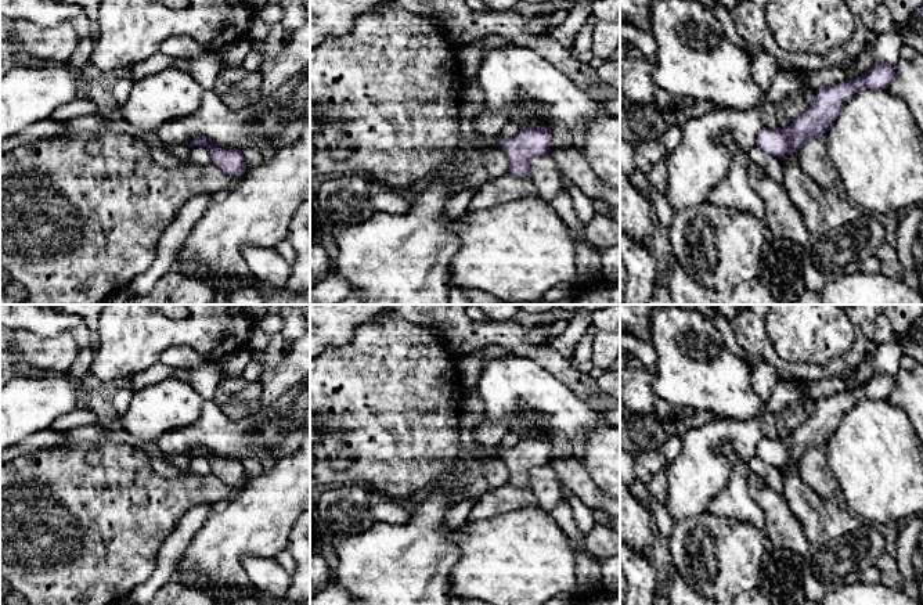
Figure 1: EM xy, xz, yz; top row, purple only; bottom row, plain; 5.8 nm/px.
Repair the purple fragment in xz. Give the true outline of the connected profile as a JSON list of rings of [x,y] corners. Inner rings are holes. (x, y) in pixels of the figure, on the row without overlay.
[[[549,436],[520,437],[513,449],[497,450],[497,457],[508,467],[511,485],[530,489],[529,472],[552,462],[551,449]]]

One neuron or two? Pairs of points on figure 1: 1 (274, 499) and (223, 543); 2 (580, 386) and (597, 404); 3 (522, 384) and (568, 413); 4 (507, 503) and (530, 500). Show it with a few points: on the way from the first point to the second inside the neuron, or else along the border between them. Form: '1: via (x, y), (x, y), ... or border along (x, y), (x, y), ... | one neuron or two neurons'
1: via (262, 511), (244, 529), (235, 533) | one neuron
2: via (584, 391), (594, 400) | one neuron
3: via (533, 395), (547, 407), (556, 411) | one neuron
4: via (512, 500), (525, 500) | one neuron

